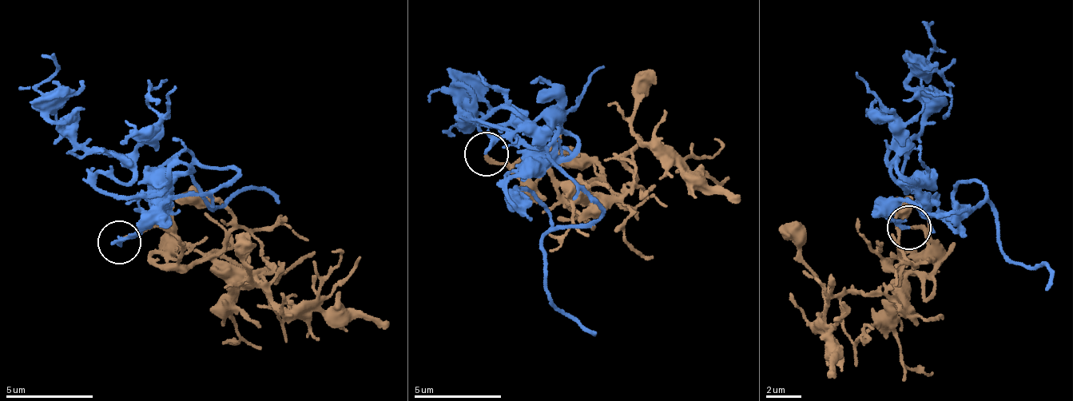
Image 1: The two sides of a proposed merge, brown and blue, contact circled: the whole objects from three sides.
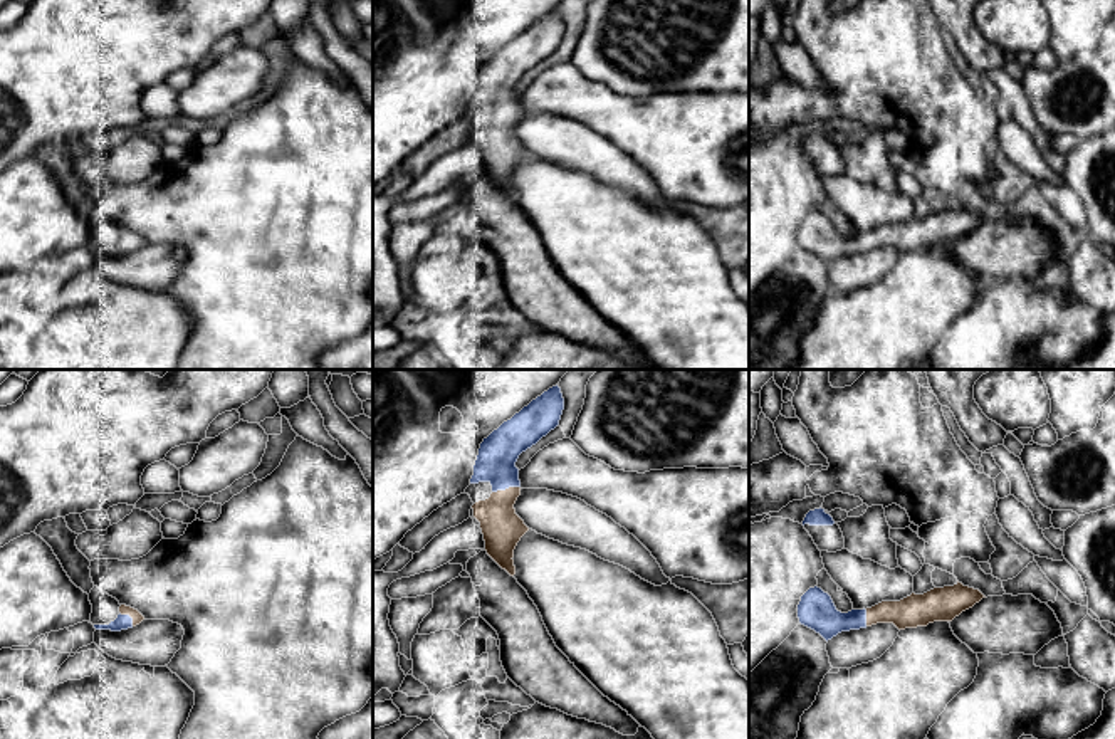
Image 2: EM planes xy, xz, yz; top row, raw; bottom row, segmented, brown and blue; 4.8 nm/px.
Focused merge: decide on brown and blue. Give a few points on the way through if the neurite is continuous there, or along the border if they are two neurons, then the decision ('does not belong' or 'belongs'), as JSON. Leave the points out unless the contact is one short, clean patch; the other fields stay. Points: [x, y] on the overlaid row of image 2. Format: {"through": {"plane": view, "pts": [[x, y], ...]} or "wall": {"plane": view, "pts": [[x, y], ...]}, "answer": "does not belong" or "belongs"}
{"through": {"plane": "xz", "pts": [[501, 526], [501, 501], [506, 489], [504, 476], [496, 462]]}, "answer": "belongs"}

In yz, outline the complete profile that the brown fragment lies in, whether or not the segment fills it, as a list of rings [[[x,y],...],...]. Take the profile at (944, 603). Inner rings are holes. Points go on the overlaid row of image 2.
[[[955,583],[924,595],[912,593],[900,601],[882,601],[872,608],[841,613],[821,588],[809,588],[798,605],[799,623],[819,633],[826,642],[841,632],[877,623],[893,623],[898,630],[952,621],[962,611],[986,598],[979,590]]]

